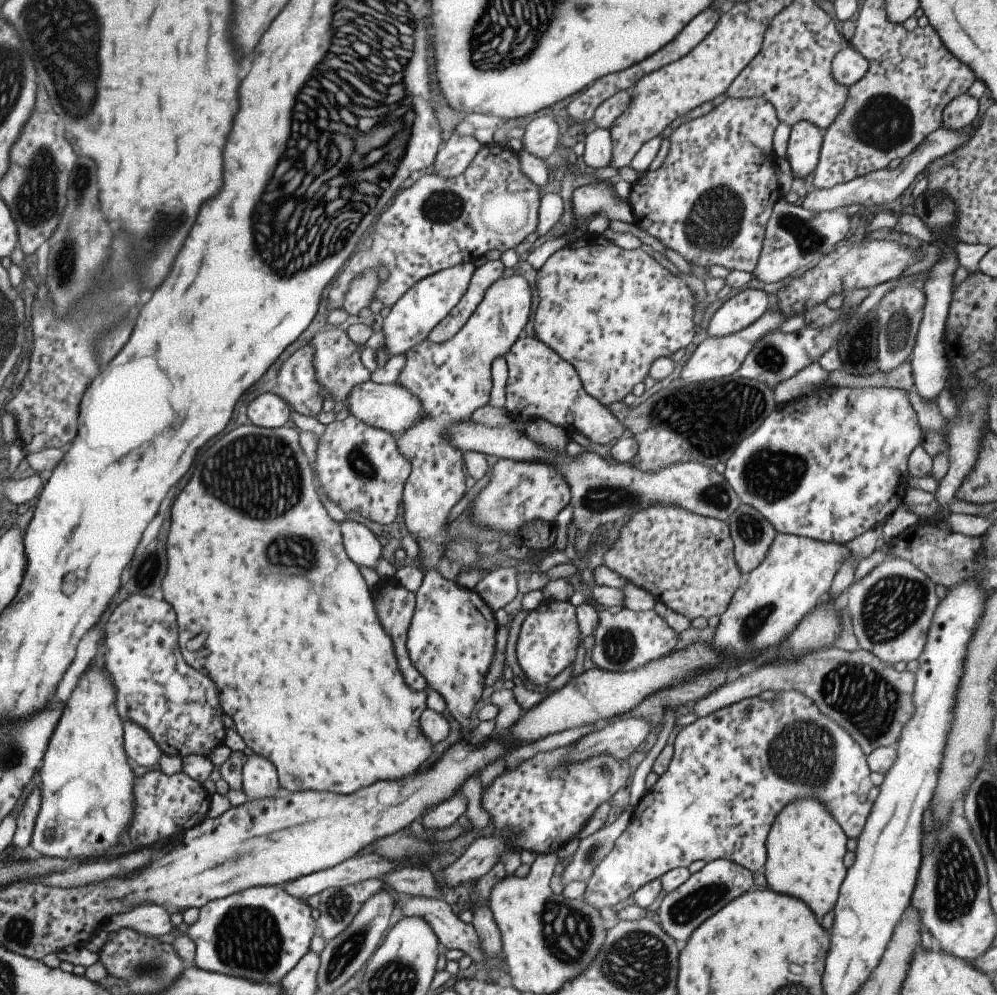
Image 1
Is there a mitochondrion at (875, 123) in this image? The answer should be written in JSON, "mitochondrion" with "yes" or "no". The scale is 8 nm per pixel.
{"mitochondrion":"yes"}

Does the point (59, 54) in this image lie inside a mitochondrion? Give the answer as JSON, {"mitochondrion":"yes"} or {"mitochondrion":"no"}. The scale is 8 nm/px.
{"mitochondrion":"yes"}

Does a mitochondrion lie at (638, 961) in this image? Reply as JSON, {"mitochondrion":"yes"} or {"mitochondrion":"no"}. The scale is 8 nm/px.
{"mitochondrion":"yes"}

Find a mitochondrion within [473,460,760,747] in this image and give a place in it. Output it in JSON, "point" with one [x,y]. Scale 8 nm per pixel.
{"point":[596,498]}

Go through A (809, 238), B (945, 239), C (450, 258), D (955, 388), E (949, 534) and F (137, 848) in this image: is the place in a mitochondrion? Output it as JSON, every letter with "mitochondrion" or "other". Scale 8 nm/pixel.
{"A":"mitochondrion","B":"other","C":"other","D":"other","E":"other","F":"other"}

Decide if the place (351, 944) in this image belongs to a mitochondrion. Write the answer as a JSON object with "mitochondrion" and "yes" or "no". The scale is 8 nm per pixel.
{"mitochondrion":"yes"}

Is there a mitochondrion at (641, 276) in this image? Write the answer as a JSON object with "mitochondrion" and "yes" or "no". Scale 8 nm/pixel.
{"mitochondrion":"no"}

